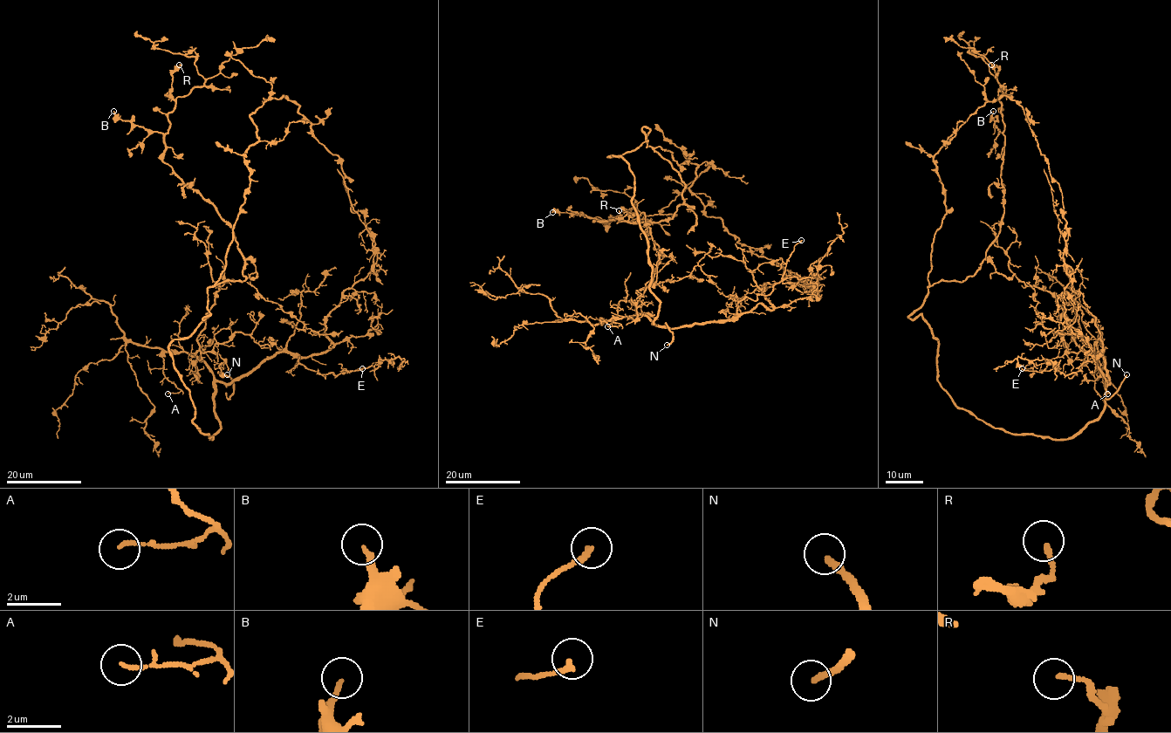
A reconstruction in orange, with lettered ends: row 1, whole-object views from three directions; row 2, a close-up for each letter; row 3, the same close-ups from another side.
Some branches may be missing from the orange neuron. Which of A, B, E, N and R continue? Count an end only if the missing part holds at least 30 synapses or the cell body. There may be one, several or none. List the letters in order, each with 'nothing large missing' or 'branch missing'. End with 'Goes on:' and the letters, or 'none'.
A: nothing large missing
B: nothing large missing
E: nothing large missing
N: nothing large missing
R: nothing large missing
Goes on: none

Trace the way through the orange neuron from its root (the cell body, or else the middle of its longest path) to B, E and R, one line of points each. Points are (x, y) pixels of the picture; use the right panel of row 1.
B: (936, 353), (932, 328), (921, 315), (908, 317), (928, 287), (972, 277), (1000, 230), (1004, 136), (993, 111)
E: (936, 353), (952, 400), (1014, 434), (1072, 438), (1104, 408), (1102, 352), (1076, 373), (1022, 368)
R: (936, 353), (932, 328), (921, 315), (908, 317), (928, 287), (976, 272), (1003, 213), (1004, 126), (991, 65)

